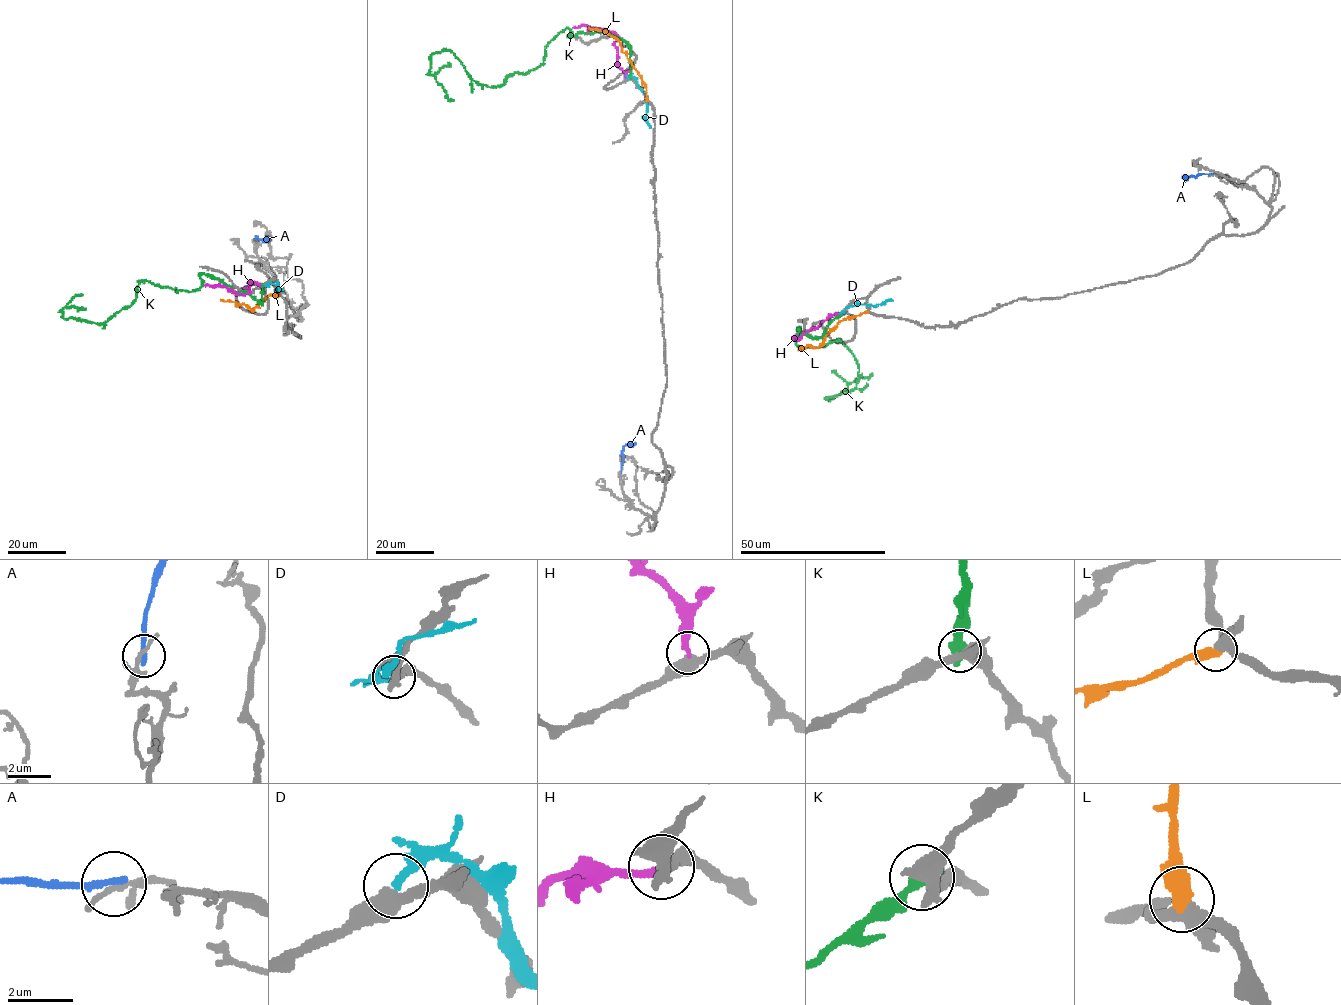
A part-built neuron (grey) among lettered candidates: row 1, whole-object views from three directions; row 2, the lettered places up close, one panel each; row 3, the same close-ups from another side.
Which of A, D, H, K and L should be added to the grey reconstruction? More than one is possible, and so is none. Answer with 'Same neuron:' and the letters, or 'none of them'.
Same neuron: none of them

